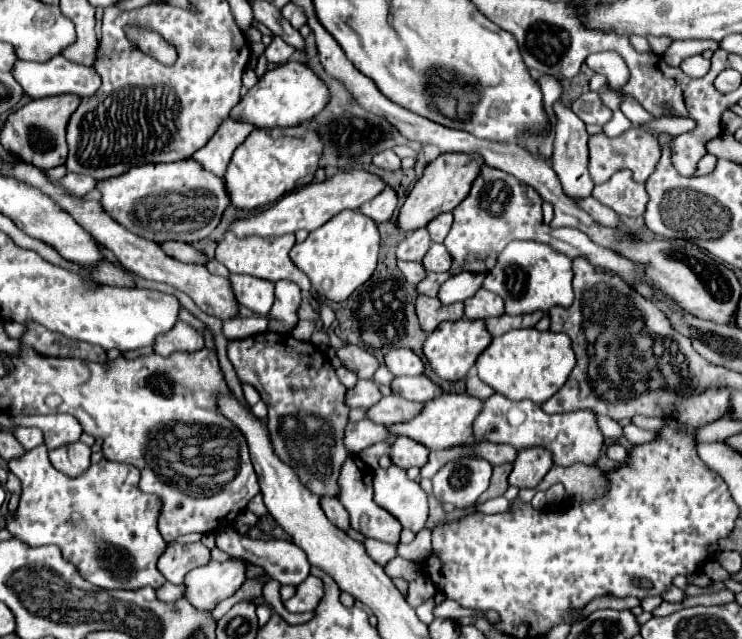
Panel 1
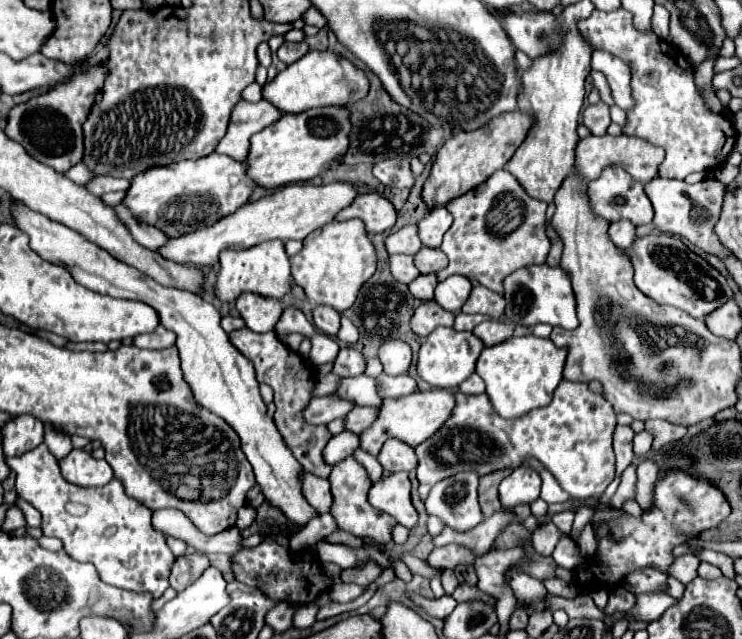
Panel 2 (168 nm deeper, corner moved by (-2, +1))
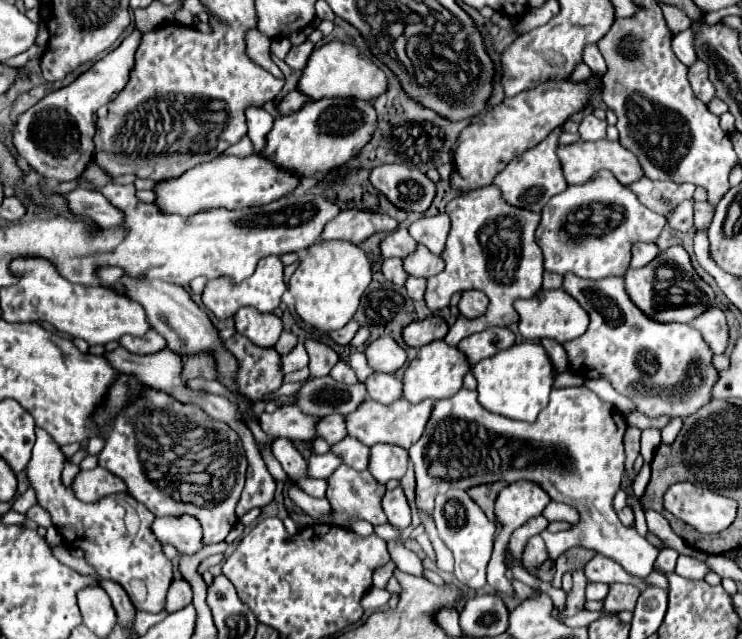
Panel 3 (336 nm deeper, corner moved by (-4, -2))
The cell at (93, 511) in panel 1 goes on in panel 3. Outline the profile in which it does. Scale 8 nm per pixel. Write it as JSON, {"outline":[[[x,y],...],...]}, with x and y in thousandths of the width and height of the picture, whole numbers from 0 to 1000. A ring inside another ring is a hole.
{"outline":[[[50,667],[47,682],[50,682],[50,692],[44,698],[44,714],[42,714],[34,739],[36,739],[42,761],[50,770],[53,792],[58,792],[69,804],[71,820],[82,833],[85,845],[90,851],[109,848],[106,858],[115,864],[115,876],[131,892],[131,898],[136,905],[160,911],[171,923],[171,930],[185,955],[195,955],[195,958],[206,958],[206,961],[220,958],[225,920],[233,905],[233,886],[220,870],[217,851],[209,845],[209,839],[201,826],[206,820],[209,808],[174,773],[152,773],[128,789],[115,789],[115,786],[104,782],[101,773],[96,770],[96,764],[88,764],[82,754],[82,736],[85,736],[88,714],[82,710],[80,698],[53,667]],[[171,792],[177,792],[187,811],[187,823],[179,836],[174,833],[177,804],[171,801]]]}

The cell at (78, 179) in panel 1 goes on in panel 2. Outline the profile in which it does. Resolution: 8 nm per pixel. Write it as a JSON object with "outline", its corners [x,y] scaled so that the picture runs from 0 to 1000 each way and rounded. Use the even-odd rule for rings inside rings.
{"outline":[[[125,277],[117,290],[115,290],[125,305],[136,308],[139,302],[147,302],[147,299],[168,299],[174,293],[174,283],[171,280],[155,280],[155,277]]]}

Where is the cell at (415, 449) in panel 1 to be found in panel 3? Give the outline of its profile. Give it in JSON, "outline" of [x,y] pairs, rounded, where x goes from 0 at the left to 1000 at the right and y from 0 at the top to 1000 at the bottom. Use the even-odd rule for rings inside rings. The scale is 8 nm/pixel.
{"outline":[[[505,695],[497,707],[497,739],[511,751],[513,757],[522,757],[524,751],[540,751],[549,736],[549,704],[527,695]]]}

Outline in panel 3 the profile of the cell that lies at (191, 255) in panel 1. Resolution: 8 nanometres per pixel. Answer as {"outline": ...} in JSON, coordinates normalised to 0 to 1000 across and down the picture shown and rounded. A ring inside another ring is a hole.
{"outline":[[[101,294],[101,297],[90,300],[90,304],[85,304],[85,310],[90,316],[90,326],[101,338],[120,341],[136,357],[158,354],[166,344],[166,332],[152,326],[152,319],[147,319],[147,313],[139,304],[133,304],[133,300]]]}

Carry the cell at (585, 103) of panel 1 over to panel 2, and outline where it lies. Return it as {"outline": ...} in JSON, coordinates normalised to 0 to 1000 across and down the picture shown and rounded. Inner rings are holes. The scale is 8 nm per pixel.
{"outline":[[[807,158],[802,164],[791,164],[786,174],[786,192],[788,192],[788,199],[796,202],[799,211],[815,211],[818,199],[823,196],[821,167],[813,158]]]}

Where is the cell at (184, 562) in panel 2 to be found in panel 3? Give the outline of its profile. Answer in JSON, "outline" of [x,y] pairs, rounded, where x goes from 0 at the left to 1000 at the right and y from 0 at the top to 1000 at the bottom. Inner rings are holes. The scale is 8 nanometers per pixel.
{"outline":[[[239,905],[230,911],[228,917],[228,926],[225,926],[225,942],[222,942],[222,955],[230,961],[236,955],[244,955],[249,951],[252,945],[257,945],[257,917],[247,908],[247,905]]]}

